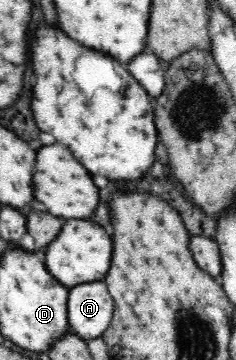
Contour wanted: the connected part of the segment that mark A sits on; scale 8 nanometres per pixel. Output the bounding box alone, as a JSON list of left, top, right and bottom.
[68,282,113,341]

